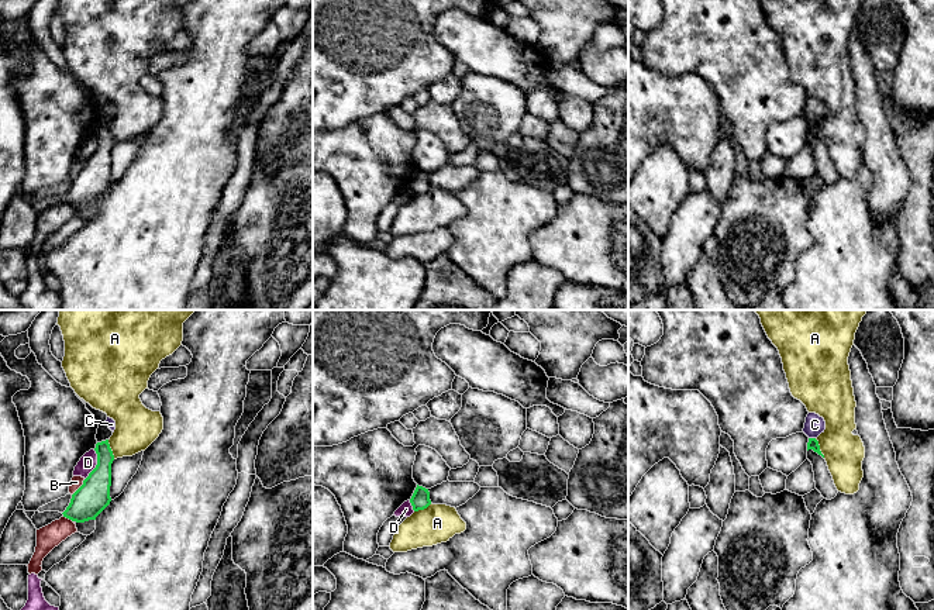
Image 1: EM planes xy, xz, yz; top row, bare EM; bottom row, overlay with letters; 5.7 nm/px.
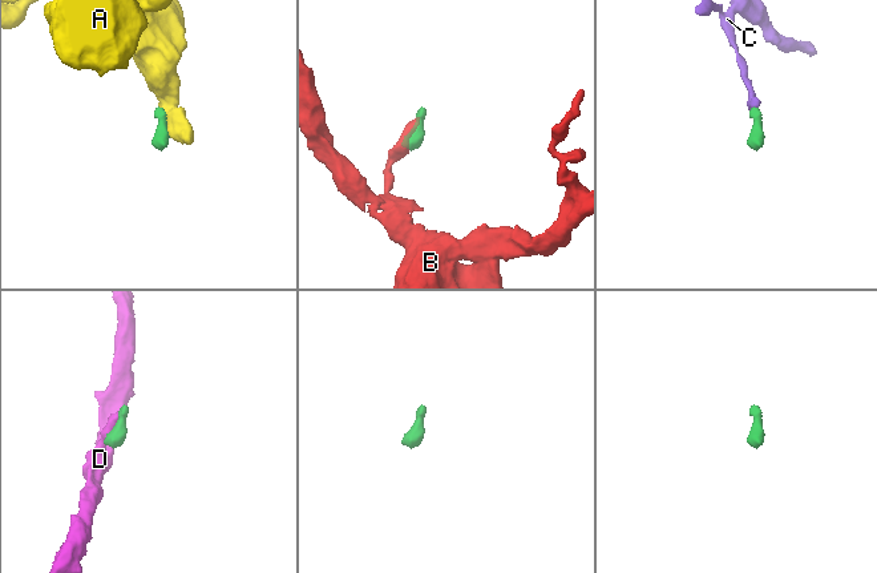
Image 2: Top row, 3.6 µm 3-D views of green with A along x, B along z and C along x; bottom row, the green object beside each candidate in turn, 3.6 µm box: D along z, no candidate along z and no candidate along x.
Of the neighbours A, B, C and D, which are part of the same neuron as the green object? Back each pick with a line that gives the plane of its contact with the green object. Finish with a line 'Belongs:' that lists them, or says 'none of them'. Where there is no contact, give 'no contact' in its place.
Belongs: none of them

